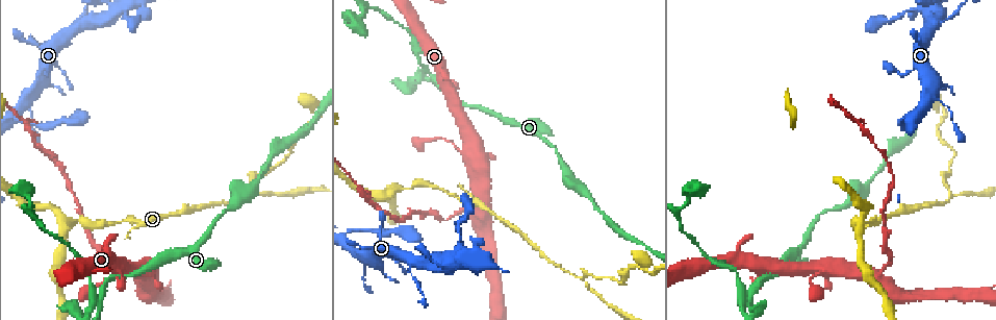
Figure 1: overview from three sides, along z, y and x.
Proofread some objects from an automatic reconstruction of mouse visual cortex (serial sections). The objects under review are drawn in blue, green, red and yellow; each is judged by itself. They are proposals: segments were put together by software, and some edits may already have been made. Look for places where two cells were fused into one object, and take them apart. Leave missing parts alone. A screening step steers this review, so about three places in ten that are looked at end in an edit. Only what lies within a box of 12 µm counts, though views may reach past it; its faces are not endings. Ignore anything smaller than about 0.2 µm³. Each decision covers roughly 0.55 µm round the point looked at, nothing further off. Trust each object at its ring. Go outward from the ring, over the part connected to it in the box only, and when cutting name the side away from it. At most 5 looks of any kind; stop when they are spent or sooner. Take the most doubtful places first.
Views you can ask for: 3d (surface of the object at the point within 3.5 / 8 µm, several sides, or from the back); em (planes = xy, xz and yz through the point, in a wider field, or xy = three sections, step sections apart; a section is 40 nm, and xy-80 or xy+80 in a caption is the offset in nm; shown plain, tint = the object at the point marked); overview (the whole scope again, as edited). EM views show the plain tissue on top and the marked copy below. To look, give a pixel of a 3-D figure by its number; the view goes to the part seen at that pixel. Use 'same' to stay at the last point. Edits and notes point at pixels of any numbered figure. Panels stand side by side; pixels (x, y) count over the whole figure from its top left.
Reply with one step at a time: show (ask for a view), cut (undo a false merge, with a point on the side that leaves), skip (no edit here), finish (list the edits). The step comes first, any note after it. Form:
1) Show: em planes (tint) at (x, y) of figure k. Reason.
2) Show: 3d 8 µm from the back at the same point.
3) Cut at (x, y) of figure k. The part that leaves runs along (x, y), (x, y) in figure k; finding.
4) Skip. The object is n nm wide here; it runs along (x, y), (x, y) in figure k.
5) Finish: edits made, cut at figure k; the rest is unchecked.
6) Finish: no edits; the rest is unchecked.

Show: 3d 3.5 µm at (950, 197) of figure 1. Abrupt turn.

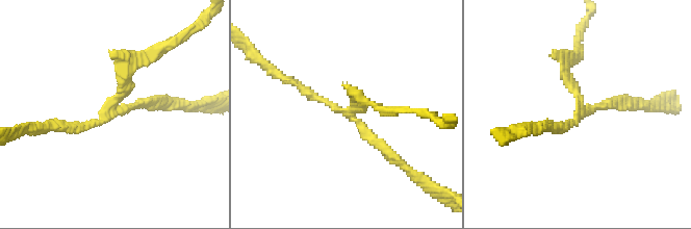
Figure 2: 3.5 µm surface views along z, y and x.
Cut at (120, 77) of figure 2. The part that leaves runs along (113, 108), (127, 60), (169, 44) in figure 2; a second cell is stuck on.

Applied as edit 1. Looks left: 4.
Show: overview. Redraw.

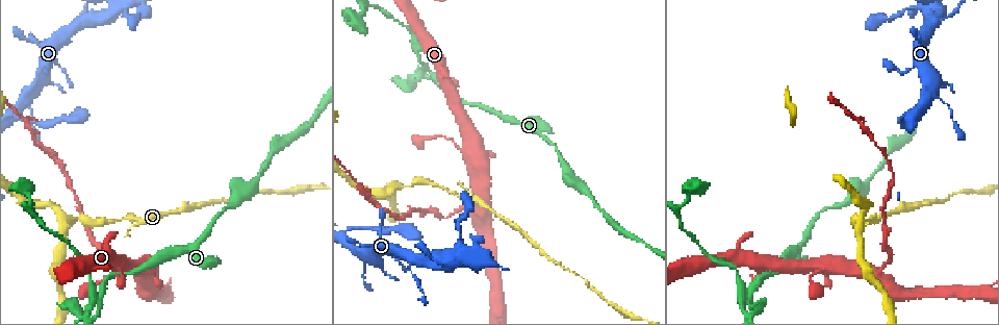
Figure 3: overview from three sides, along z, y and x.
Show: 3d 8 µm at (429, 69) of figure 3. Abrupt turn.

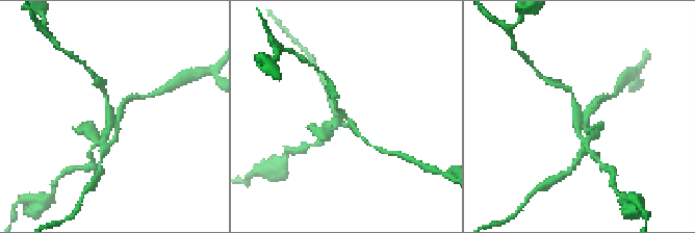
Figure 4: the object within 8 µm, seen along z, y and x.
Show: 3d 3.5 µm at (114, 121) of figure 4. Zoom in.

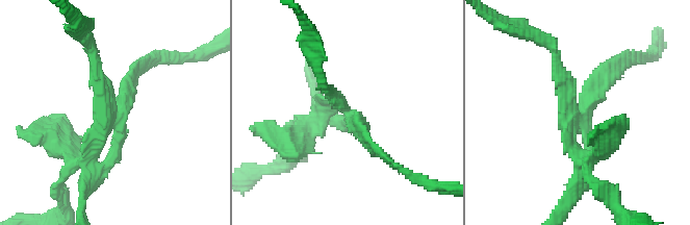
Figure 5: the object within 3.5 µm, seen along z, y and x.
Show: em xy step 5 (tint) at (346, 108) of figure 5.

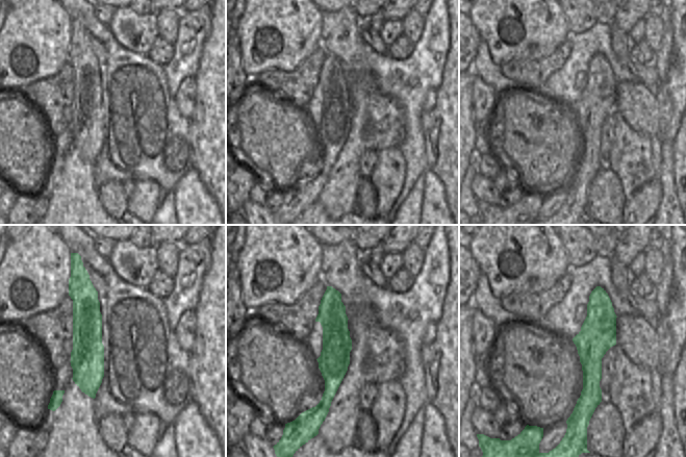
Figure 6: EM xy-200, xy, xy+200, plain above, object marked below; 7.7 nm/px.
Cut at (61, 195) of figure 5. The arms are 150, 200, 200, 200 nm wide; the part that leaves runs along (114, 114), (82, 36) in figure 5; two cells meet here.

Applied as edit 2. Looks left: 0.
Finish: edits made, cut at figure 2, cut at figure 5; the rest is unchecked.

